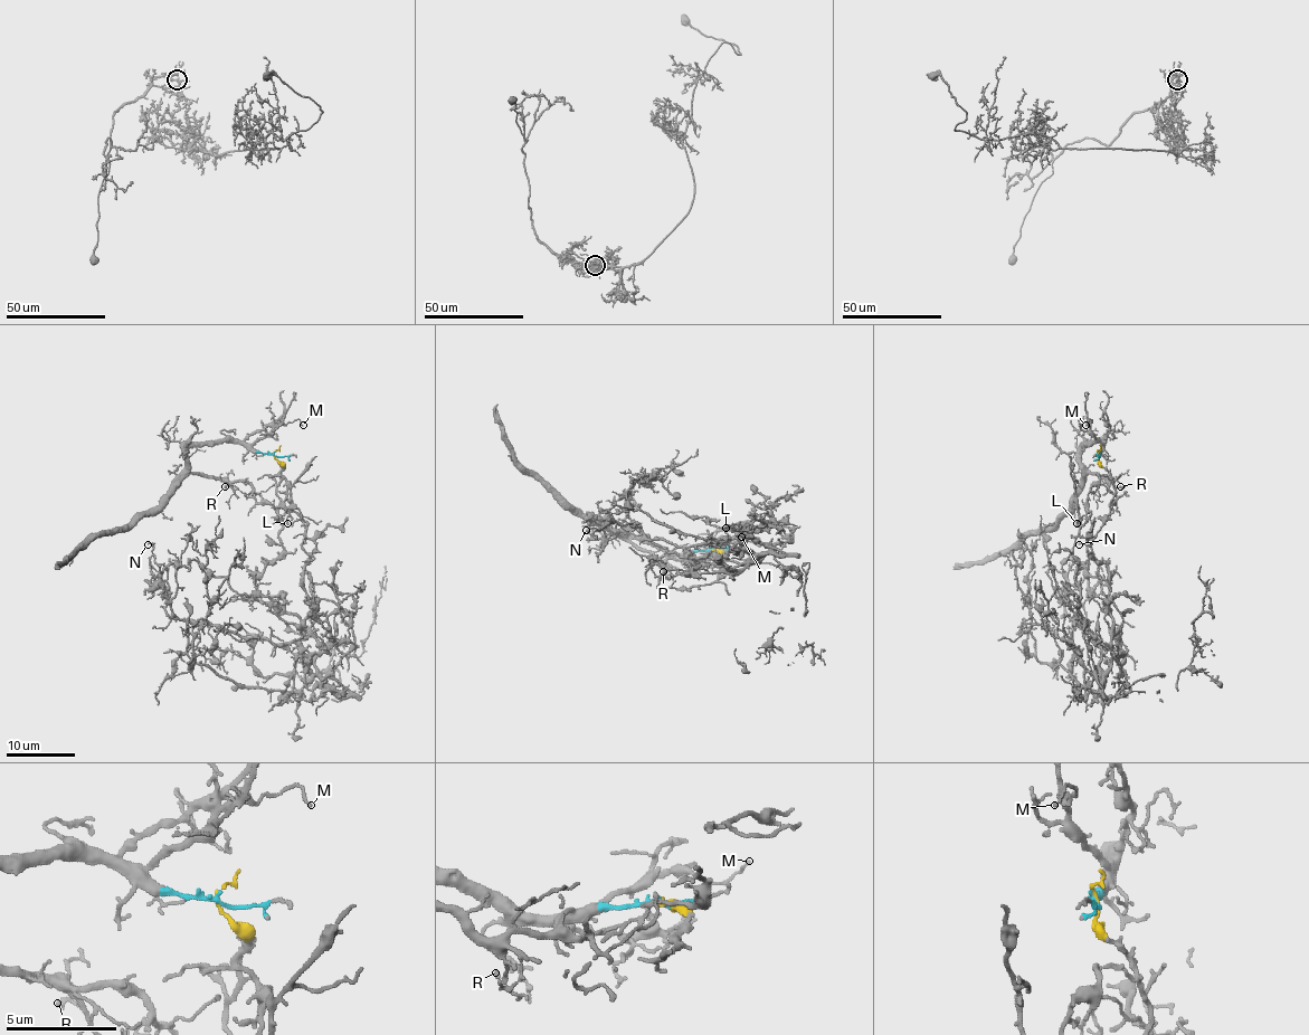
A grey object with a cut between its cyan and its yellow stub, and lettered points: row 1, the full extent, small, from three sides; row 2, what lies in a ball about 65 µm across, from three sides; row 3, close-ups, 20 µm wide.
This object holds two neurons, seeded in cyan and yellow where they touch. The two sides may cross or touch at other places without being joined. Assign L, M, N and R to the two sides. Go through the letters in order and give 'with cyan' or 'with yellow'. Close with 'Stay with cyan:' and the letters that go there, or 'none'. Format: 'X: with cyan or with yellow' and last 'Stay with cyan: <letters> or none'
L: with yellow
M: with cyan
N: with yellow
R: with cyan
Stay with cyan: M, R

